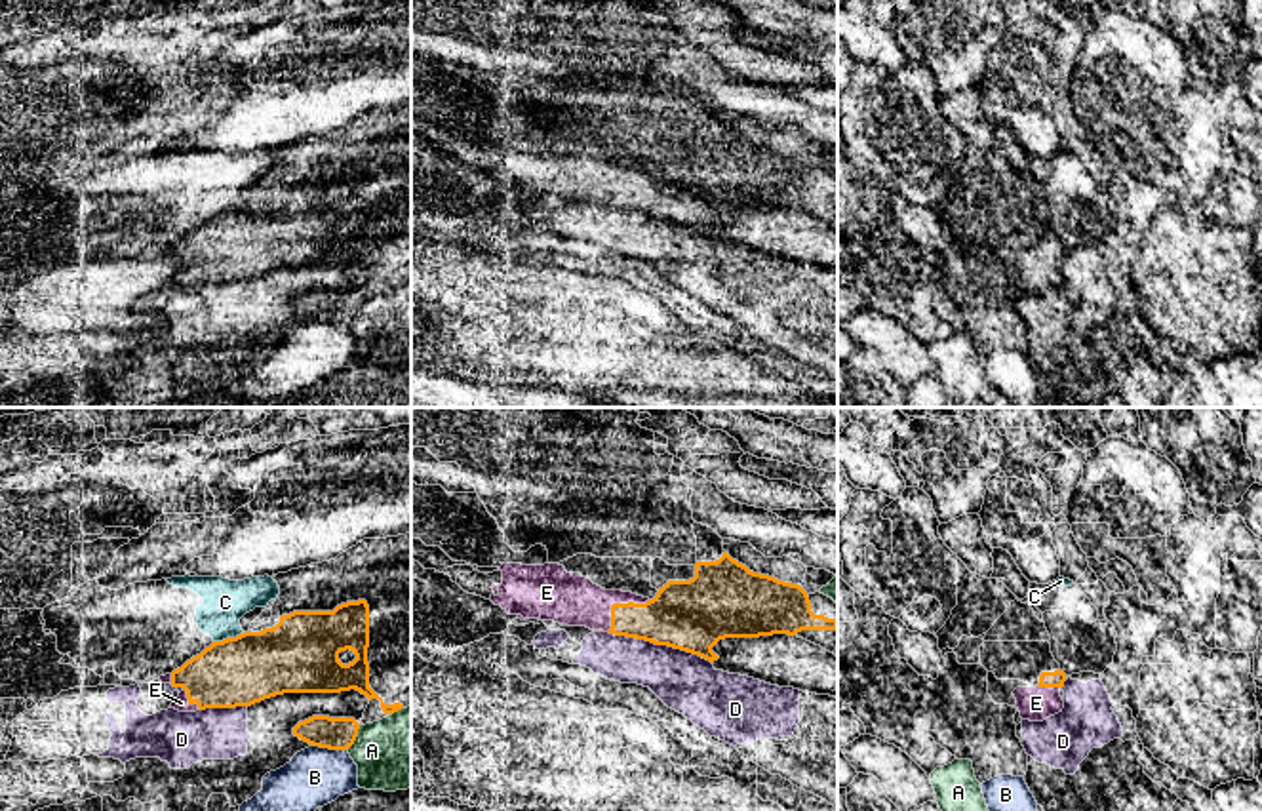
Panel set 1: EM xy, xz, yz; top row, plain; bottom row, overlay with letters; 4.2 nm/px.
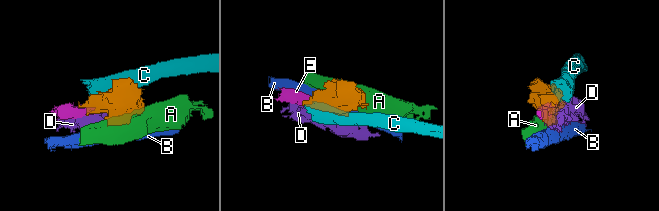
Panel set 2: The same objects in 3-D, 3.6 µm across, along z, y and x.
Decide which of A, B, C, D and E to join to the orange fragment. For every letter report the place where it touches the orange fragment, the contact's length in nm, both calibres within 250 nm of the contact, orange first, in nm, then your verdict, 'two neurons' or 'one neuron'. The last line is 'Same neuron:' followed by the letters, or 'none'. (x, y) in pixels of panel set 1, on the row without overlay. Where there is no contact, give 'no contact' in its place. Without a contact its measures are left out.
A: meets orange in xy at (354, 311); contact 120 nm long; 140 nm thick on the orange side, 320 nm on the other; two neurons
B: meets orange in xy at (330, 322); contact 150 nm long; 140 nm thick on the orange side, 260 nm on the other; two neurons
C: meets orange in xy at (229, 212); contact 140 nm long; 300 nm thick on the orange side, 190 nm on the other; two neurons
D: meets orange in xz at (659, 217); contact 460 nm long; 300 nm thick on the orange side, 260 nm on the other; two neurons
E: meets orange in xz at (617, 178); contact 220 nm long; 240 nm thick on the orange side, 220 nm on the other; one neuron
Same neuron: E

